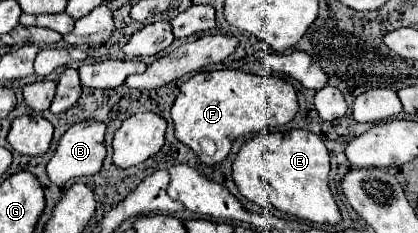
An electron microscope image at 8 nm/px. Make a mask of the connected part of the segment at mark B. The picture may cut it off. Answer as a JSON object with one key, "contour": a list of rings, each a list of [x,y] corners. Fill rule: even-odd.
{"contour":[[[85,119],[85,121],[79,121],[75,125],[71,125],[65,135],[61,137],[51,161],[47,163],[47,175],[49,179],[63,187],[69,179],[75,179],[75,177],[89,177],[89,175],[95,175],[99,173],[101,165],[103,165],[103,159],[105,159],[105,123],[101,121],[95,121],[95,119]]]}

